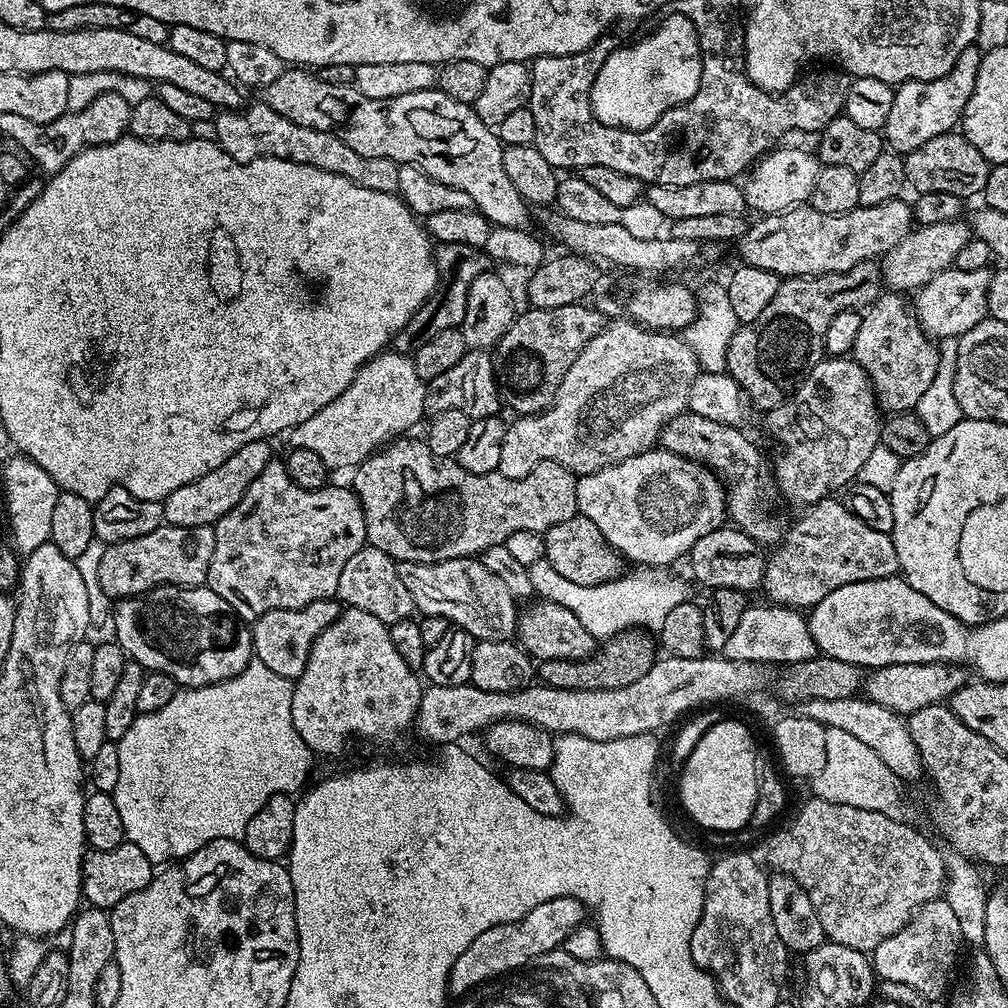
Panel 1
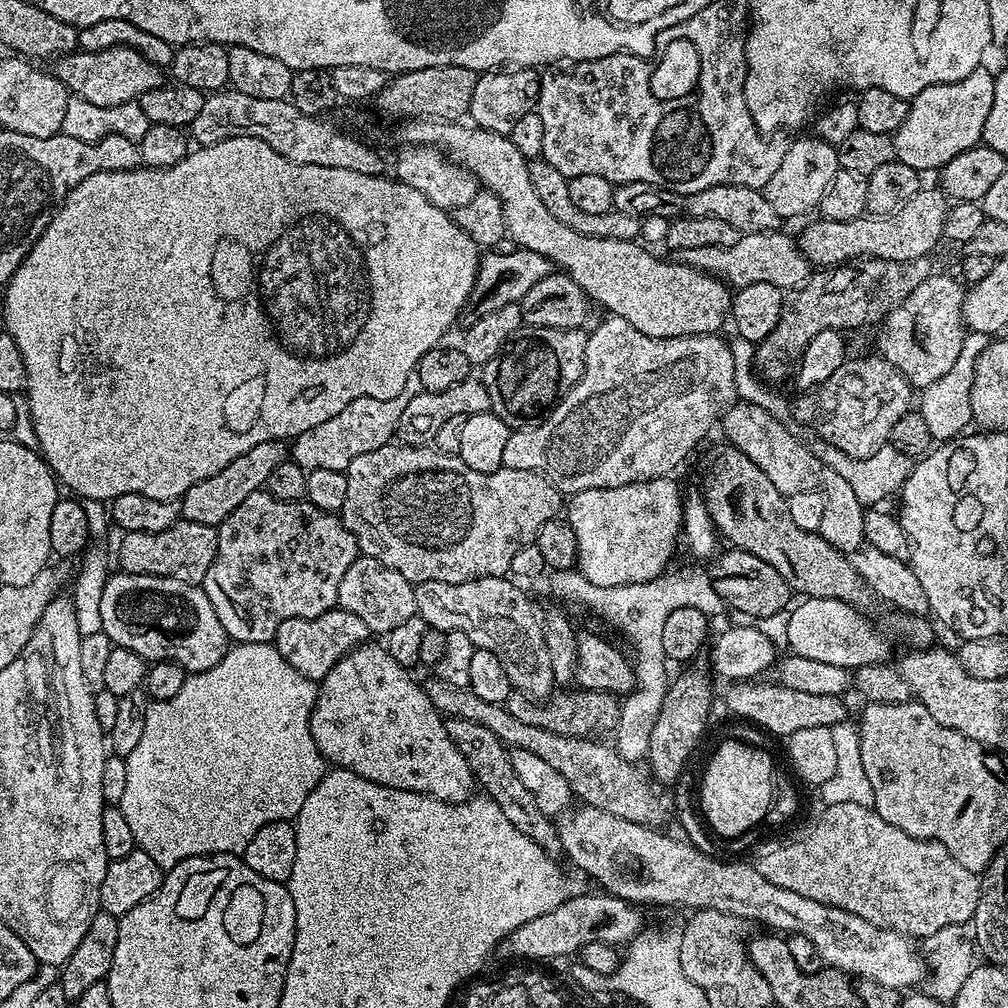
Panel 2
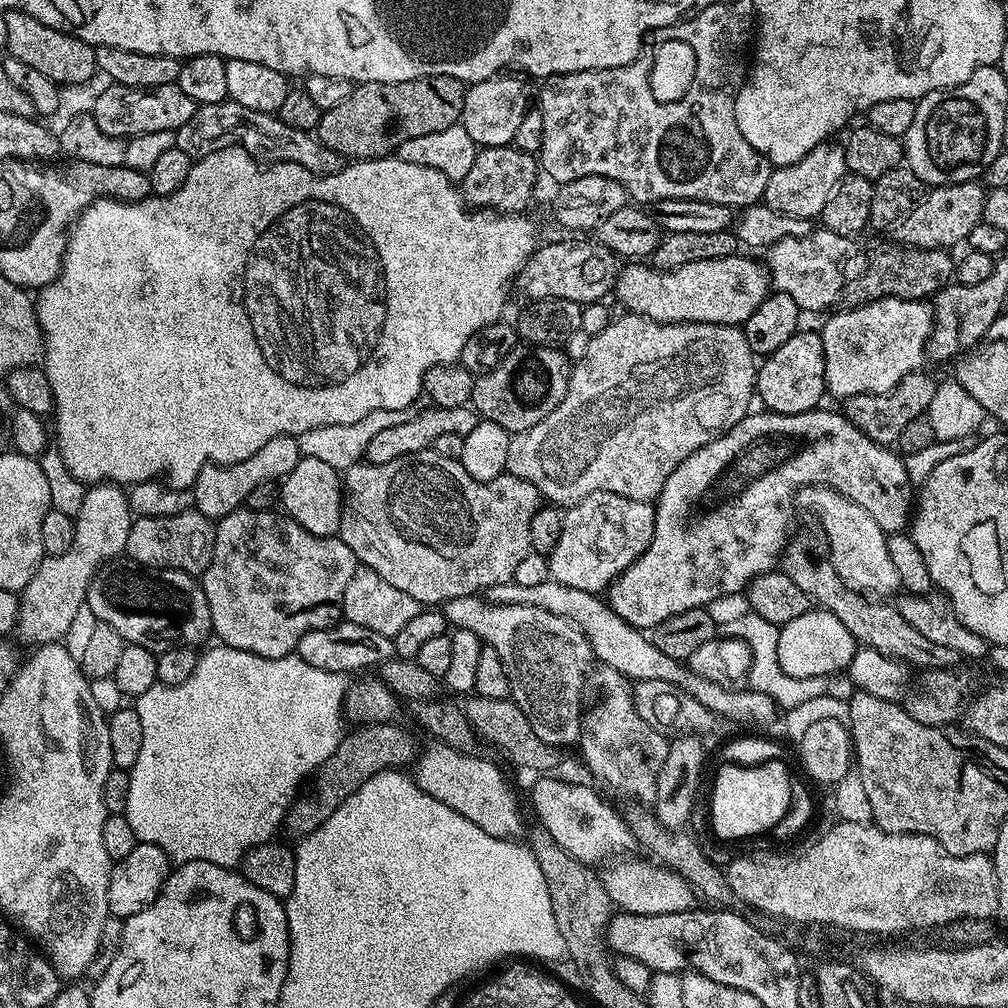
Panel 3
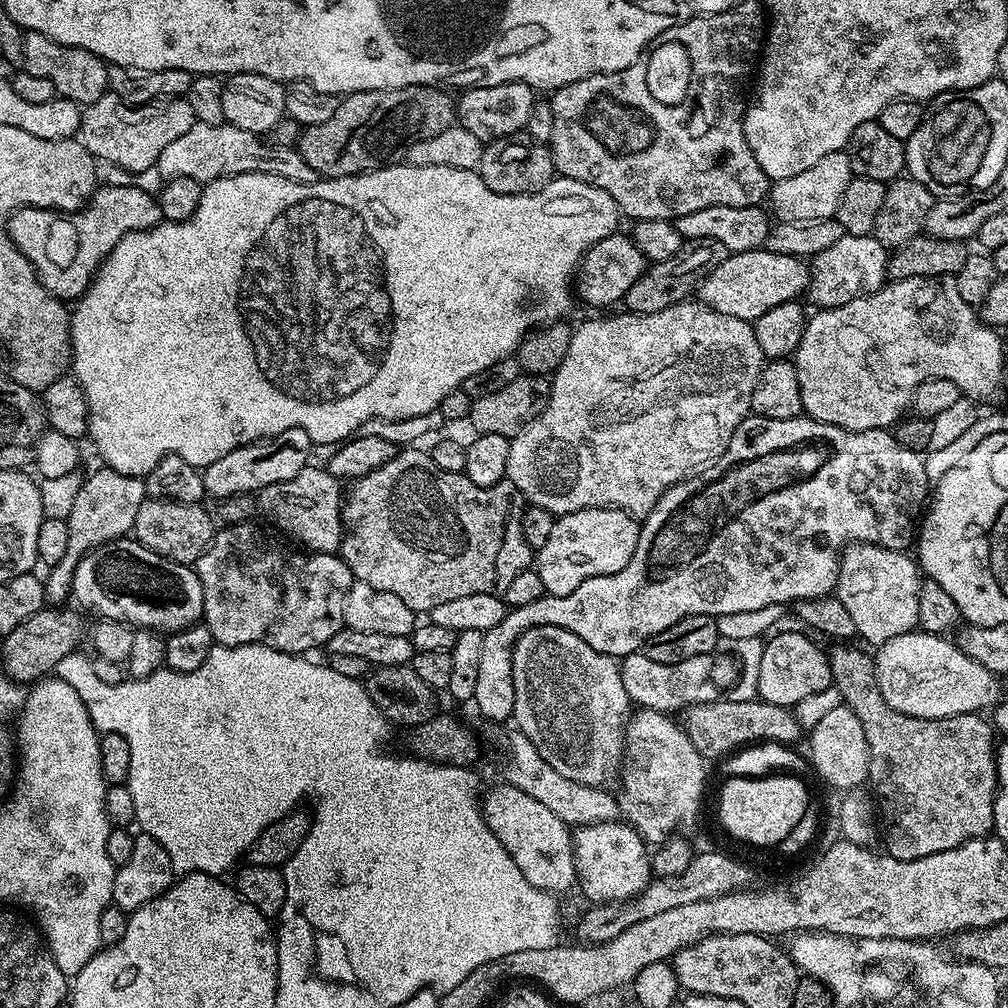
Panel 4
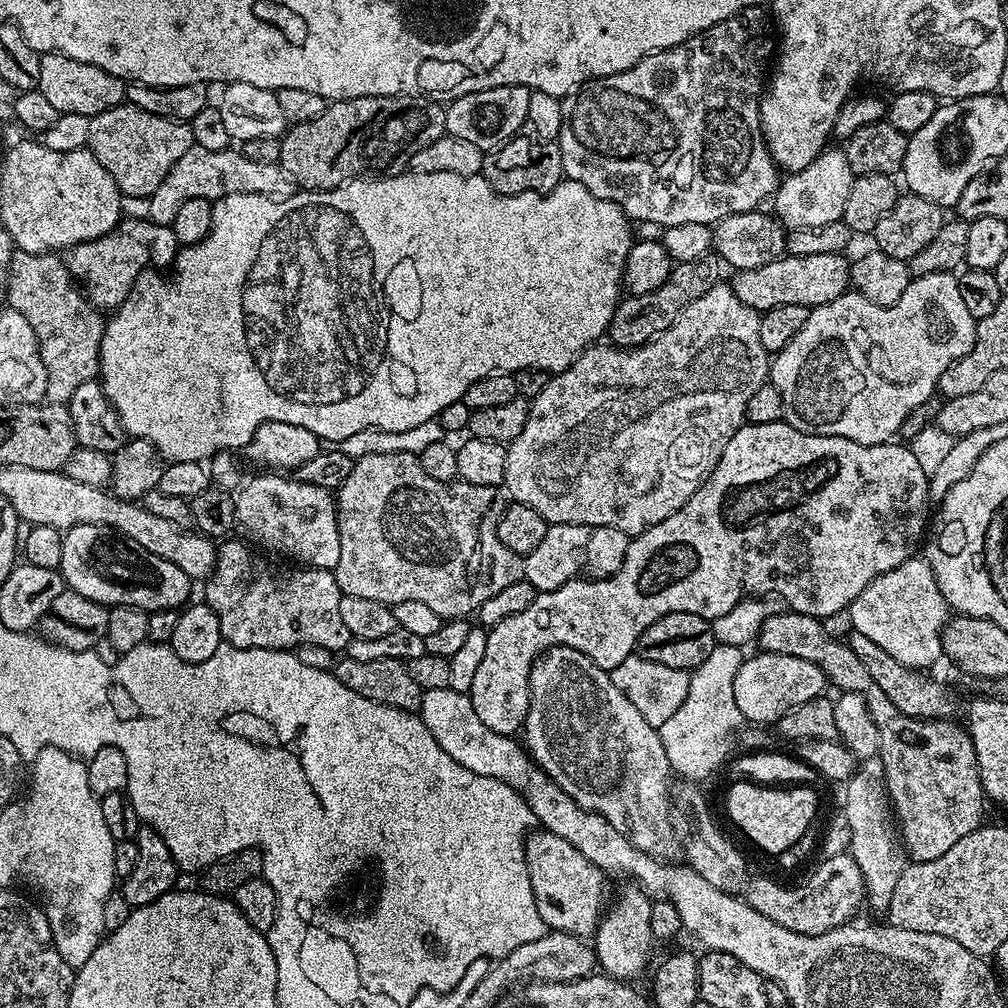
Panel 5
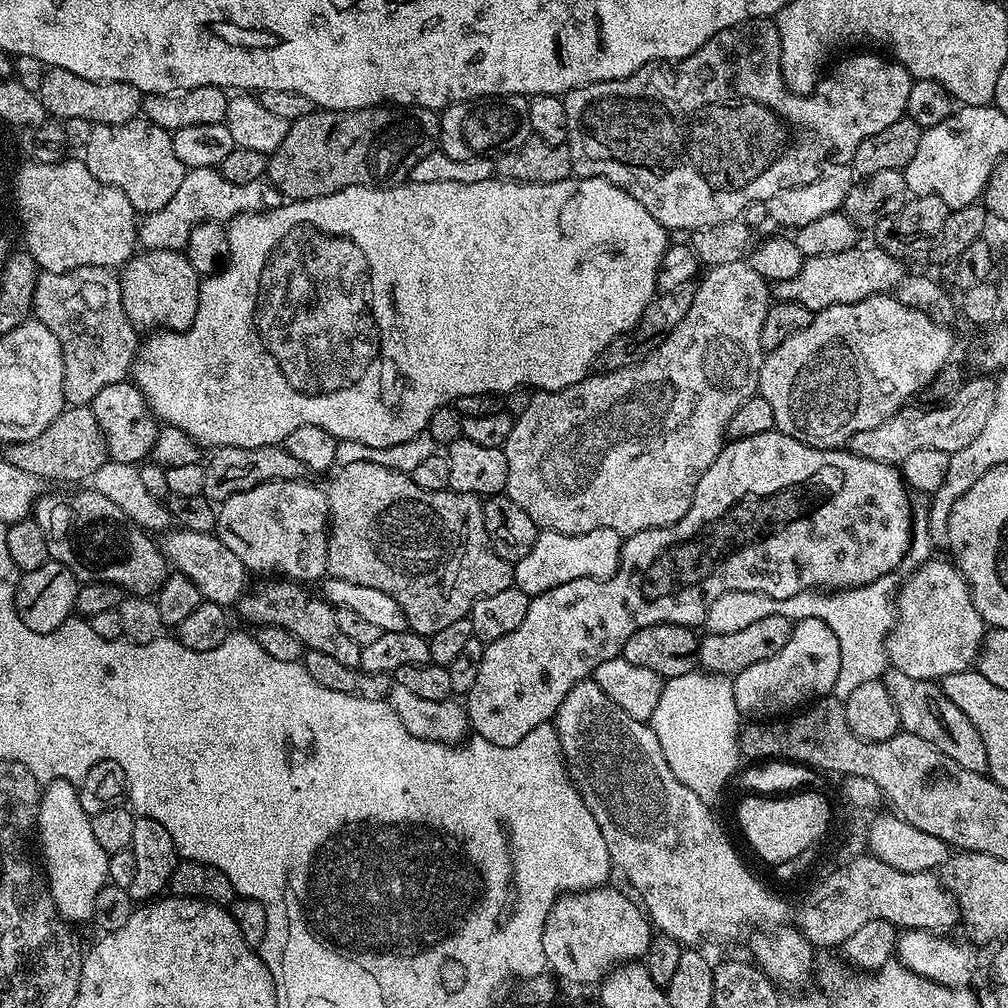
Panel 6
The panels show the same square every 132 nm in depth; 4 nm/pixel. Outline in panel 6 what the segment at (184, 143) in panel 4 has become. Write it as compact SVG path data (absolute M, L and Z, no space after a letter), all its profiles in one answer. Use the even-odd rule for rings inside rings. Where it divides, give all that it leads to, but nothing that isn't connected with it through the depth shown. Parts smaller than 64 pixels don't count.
M189 168L182 178L182 186L178 186L174 198L162 206L162 210L147 213L138 224L138 244L141 249L181 251L190 238L190 230L207 220L227 222L241 212L269 212L279 208L282 197L267 179L235 184L230 182L219 168Z

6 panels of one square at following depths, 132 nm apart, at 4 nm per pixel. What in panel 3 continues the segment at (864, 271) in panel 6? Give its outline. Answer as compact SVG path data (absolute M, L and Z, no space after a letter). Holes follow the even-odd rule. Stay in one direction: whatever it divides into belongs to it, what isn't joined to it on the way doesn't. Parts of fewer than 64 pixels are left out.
M743 254L686 262L686 266L667 270L644 262L628 262L616 276L614 289L614 296L624 307L621 309L634 316L649 316L663 324L742 326L769 295L770 277L765 265Z

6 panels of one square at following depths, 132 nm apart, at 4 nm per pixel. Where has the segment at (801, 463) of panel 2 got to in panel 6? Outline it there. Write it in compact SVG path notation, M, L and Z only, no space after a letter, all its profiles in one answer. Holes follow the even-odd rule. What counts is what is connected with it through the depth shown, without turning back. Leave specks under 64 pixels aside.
M936 559L925 560L895 593L896 623L888 635L888 663L912 678L940 682L950 674L969 671L977 663L984 647L986 625L974 606L972 592L959 568L951 559Z

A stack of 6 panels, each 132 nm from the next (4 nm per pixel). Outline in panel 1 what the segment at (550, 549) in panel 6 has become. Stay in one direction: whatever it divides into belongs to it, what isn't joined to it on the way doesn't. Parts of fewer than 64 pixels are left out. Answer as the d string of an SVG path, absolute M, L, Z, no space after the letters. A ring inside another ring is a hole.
M659 446L634 458L606 466L579 477L576 482L576 507L579 515L590 518L602 532L602 538L625 561L636 566L672 566L679 556L687 557L702 534L721 527L726 520L726 488L719 475L703 464L687 460Z

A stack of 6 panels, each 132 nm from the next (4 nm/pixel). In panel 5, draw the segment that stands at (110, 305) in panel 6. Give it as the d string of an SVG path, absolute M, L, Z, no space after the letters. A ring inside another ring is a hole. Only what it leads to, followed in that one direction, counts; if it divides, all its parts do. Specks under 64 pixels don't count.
M19 250L13 251L10 270L8 271L6 281L6 287L8 287L7 307L18 310L18 314L22 314L22 318L26 318L26 322L30 322L30 330L34 330L34 338L38 342L38 350L42 354L42 366L46 366L46 394L44 395L44 400L49 404L67 404L70 397L74 394L74 390L78 390L78 386L82 386L82 382L90 382L99 377L100 347L102 346L102 334L104 333L104 325L106 323L105 317L89 304L88 297L84 295L76 281L73 280L72 275L68 272L67 263L65 263L61 257L59 260L58 257L59 255L51 252L41 252L37 254L34 252L21 252Z

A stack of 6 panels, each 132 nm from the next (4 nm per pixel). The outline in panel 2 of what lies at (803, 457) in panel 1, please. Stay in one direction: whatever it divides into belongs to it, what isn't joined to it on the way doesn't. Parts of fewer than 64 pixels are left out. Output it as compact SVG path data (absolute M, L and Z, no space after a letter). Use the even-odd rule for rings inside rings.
M879 354L862 356L858 360L852 360L852 358L845 359L844 364L838 366L838 370L834 370L834 374L830 374L830 378L826 378L826 382L822 382L817 388L809 388L801 391L799 395L800 397L794 400L795 423L816 424L817 434L832 447L832 450L844 452L848 456L853 456L854 458L866 458L870 454L874 454L874 450L878 450L883 444L887 444L890 438L890 430L894 430L894 422L898 422L898 418L902 418L902 414L906 414L914 404L914 389L912 384L897 370L897 368L890 366L890 362L886 362L884 357Z

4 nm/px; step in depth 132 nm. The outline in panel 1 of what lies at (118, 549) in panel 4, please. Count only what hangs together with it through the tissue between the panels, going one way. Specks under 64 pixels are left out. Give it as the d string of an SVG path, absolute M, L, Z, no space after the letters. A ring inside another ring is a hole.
M168 584L164 588L155 588L147 594L139 598L129 598L119 601L114 608L114 626L116 624L115 643L120 645L120 649L124 651L125 657L131 658L135 663L140 664L148 672L161 672L170 678L174 678L177 685L185 688L201 688L202 686L210 686L218 682L226 682L230 678L234 678L238 674L242 674L242 670L246 670L246 666L254 658L252 650L252 630L247 623L241 622L233 615L230 602L226 602L226 598L218 598L218 594L214 594L214 590L207 586L197 586L194 588L175 588L173 584Z

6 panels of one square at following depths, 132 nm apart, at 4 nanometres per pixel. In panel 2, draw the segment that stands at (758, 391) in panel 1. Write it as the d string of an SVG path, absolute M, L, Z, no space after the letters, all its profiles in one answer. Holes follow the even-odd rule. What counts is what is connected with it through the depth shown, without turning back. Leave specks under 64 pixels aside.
M865 256L863 260L851 261L850 266L817 271L817 276L815 273L785 299L778 326L774 326L774 330L770 330L770 334L766 334L766 338L755 345L755 370L760 379L773 386L782 385L780 383L787 376L789 379L795 373L806 346L810 346L814 334L821 330L849 330L860 328L863 324L875 325L888 315L898 301L906 298L914 286L926 282L926 278L933 275L932 262L926 256L905 264L877 256Z

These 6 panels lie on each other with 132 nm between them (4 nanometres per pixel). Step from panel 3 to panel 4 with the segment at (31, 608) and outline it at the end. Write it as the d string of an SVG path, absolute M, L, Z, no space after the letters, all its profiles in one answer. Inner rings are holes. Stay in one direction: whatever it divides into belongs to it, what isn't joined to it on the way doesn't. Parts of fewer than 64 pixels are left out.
M100 466L93 476L88 474L83 477L83 484L74 498L73 510L67 519L70 546L66 546L66 555L62 557L62 562L51 565L47 569L48 576L43 577L44 595L49 605L63 605L63 600L72 596L74 570L91 548L127 537L132 532L134 518L138 518L138 506L142 506L144 499L146 484L141 477L118 474L107 466Z

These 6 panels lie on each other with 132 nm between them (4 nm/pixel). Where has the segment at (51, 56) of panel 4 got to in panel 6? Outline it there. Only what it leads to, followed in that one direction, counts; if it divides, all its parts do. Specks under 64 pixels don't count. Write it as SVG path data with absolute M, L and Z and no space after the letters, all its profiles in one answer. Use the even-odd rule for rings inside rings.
M49 67L42 78L38 93L45 113L61 122L82 118L94 124L121 124L137 119L142 112L142 93L126 82L102 82L78 78L70 70Z

